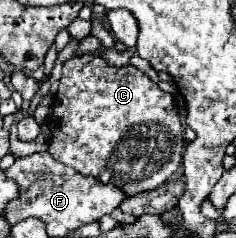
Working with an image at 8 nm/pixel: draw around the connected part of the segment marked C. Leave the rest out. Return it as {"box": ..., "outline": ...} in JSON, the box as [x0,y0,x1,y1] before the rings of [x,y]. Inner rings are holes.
{"box":[48,55,186,195],"outline":[[[82,55],[64,63],[60,87],[54,99],[52,115],[48,119],[50,127],[50,147],[48,153],[74,167],[80,175],[92,175],[100,181],[114,181],[116,187],[128,191],[130,195],[150,191],[160,187],[174,175],[182,163],[182,153],[186,147],[184,127],[174,105],[174,97],[158,89],[140,69],[132,65],[112,67],[104,57]]]}

